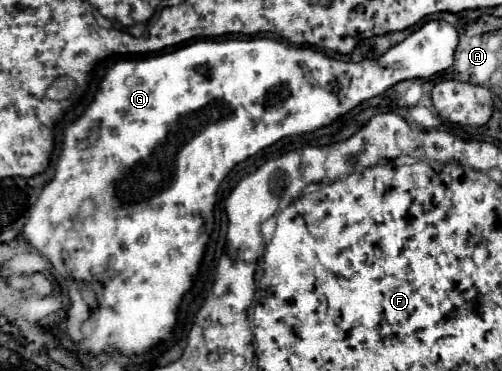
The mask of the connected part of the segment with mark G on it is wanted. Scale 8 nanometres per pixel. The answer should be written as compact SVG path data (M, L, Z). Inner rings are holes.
M432 19L424 23L418 31L408 35L402 43L390 47L384 55L376 59L364 59L360 63L352 61L340 61L332 59L316 49L310 47L292 47L286 43L280 43L276 39L228 39L228 41L196 41L190 45L184 45L172 53L162 53L154 55L148 59L138 59L138 61L116 61L100 81L100 87L96 91L94 101L90 107L82 113L78 121L68 125L64 129L64 147L62 155L56 163L56 173L54 179L42 189L36 205L30 209L30 219L24 225L24 237L52 263L52 267L66 279L68 283L68 297L70 297L70 307L68 307L68 319L62 323L62 329L78 343L80 349L86 349L90 353L100 353L104 349L116 349L124 355L132 353L144 353L152 349L158 341L164 341L170 337L172 327L176 323L176 311L182 301L182 295L192 287L192 279L198 273L198 265L204 255L206 241L209 240L209 220L214 220L214 203L216 203L218 185L222 179L228 175L228 171L248 159L250 155L258 153L264 147L270 147L272 143L280 141L282 137L290 135L302 135L316 131L332 119L348 113L354 109L360 101L376 97L396 85L398 81L404 79L428 79L434 73L440 73L448 69L454 61L454 51L458 45L458 33L456 29L446 23Z

